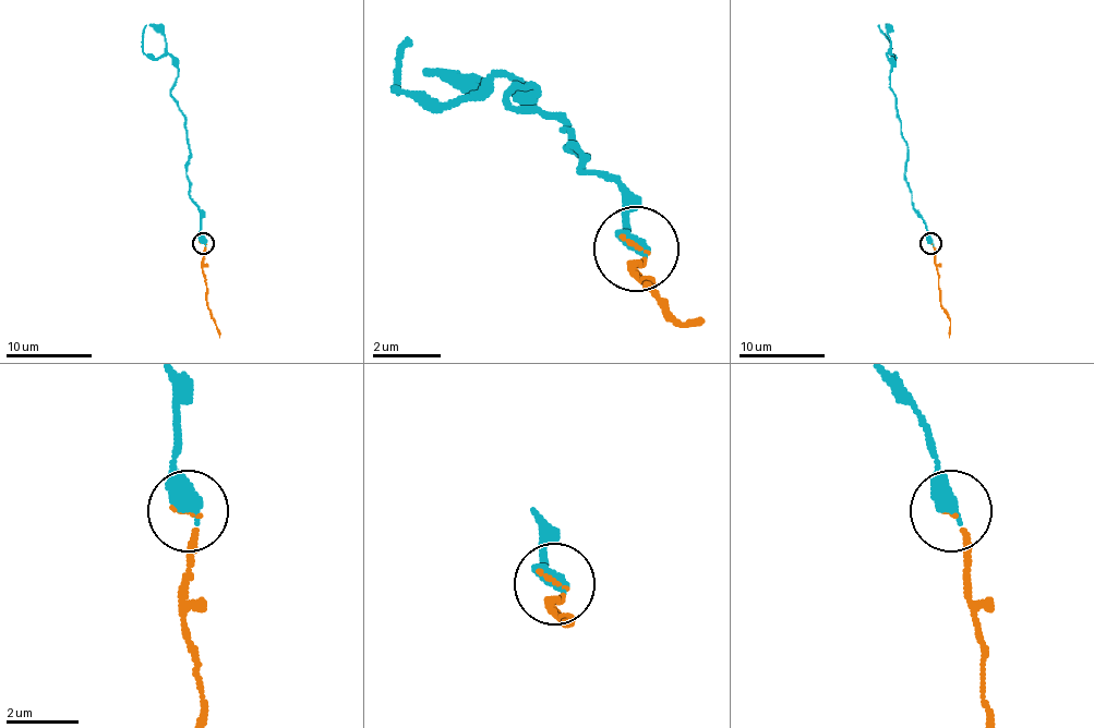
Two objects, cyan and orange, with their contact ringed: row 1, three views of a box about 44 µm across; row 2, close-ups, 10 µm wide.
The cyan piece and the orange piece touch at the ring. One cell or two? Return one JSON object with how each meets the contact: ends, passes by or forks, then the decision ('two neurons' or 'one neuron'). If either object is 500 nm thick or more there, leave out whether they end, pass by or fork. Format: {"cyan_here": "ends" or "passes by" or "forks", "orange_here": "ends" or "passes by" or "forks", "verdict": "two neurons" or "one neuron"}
{"verdict": "one neuron"}

